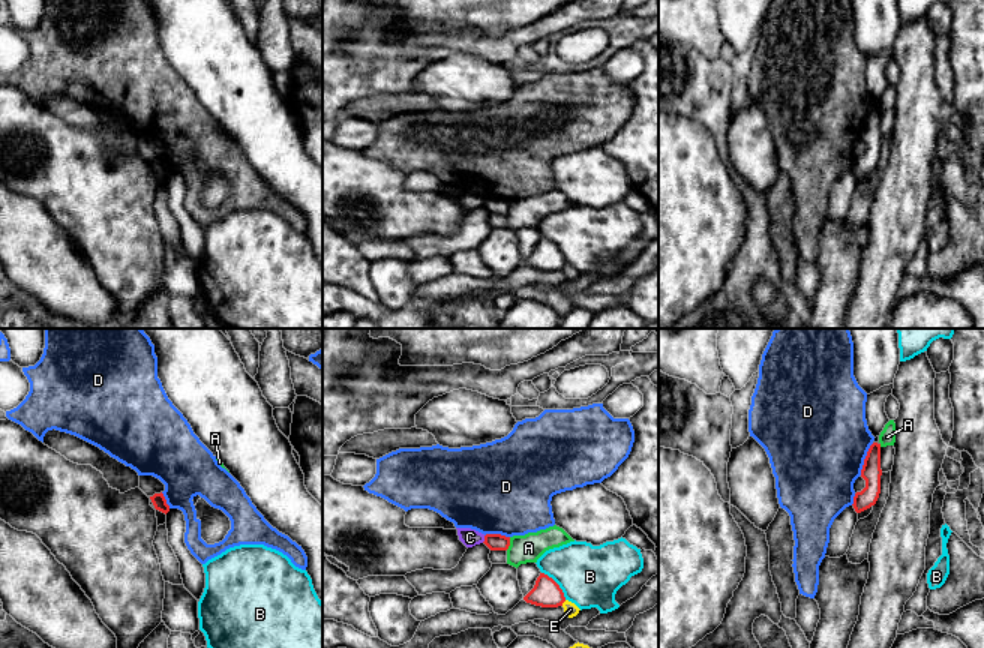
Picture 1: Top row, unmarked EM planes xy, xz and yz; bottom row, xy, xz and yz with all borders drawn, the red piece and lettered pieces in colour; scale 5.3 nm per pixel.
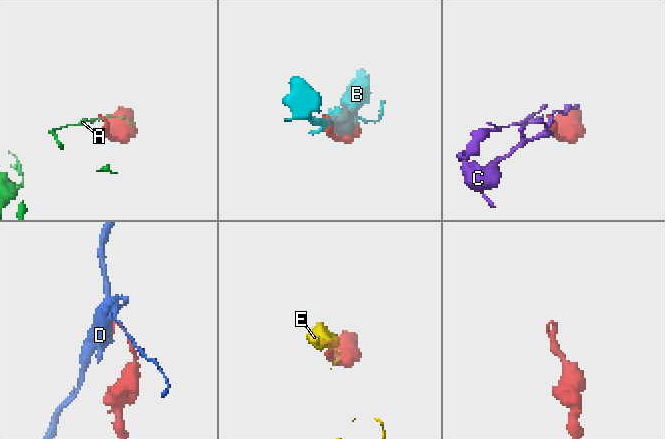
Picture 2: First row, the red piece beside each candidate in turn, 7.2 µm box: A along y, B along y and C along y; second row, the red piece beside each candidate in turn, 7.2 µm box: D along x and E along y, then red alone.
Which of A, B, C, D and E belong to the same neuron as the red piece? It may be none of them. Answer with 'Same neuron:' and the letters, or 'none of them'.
Same neuron: none of them

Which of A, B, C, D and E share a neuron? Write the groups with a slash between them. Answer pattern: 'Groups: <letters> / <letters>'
Groups: A / B / C / D / E

